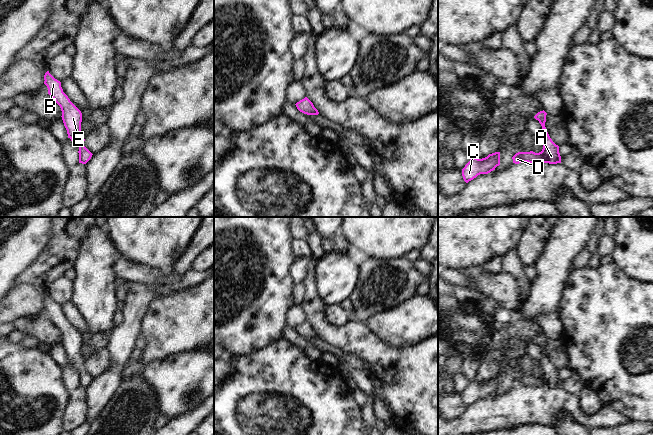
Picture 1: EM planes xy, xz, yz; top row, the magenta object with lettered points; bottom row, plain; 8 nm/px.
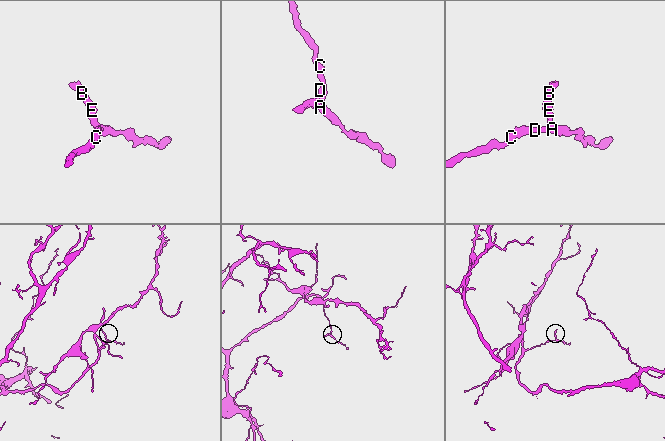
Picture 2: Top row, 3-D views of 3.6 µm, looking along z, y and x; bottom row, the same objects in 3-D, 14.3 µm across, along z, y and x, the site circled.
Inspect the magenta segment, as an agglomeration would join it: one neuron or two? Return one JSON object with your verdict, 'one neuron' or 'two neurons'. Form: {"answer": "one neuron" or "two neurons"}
{"answer": "one neuron"}

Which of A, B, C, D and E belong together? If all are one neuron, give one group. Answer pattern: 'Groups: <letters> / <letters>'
Groups: A B C D E.

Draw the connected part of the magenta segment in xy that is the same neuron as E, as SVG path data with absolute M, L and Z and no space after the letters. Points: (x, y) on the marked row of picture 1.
M49 71L45 73L44 80L44 84L48 88L48 94L61 108L61 117L68 138L79 147L79 163L86 164L93 154L84 146L85 139L81 131L82 113L63 92L61 82L55 79Z

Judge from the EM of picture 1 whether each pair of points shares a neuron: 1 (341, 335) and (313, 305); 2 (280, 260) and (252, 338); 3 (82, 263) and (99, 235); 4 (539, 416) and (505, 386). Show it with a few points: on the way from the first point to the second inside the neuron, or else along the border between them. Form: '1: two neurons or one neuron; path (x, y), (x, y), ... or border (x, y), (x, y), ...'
1: one neuron; path (332, 333), (315, 314)
2: one neuron; path (274, 279), (259, 299), (259, 316), (257, 319)
3: one neuron; path (89, 256), (97, 248), (97, 242)
4: two neurons; border (512, 386), (507, 391), (490, 397)

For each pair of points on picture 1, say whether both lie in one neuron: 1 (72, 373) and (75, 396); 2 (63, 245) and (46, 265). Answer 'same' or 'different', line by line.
1: different
2: same

